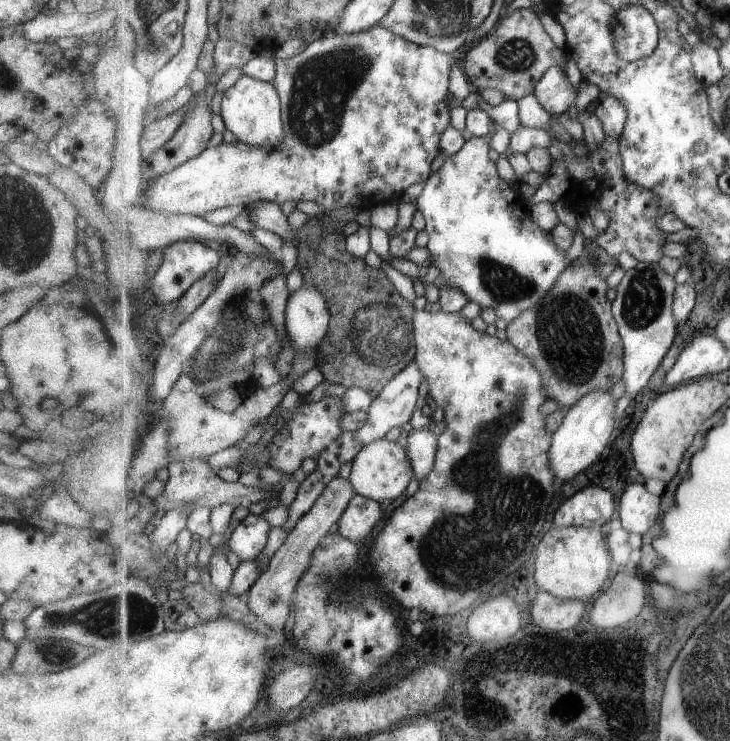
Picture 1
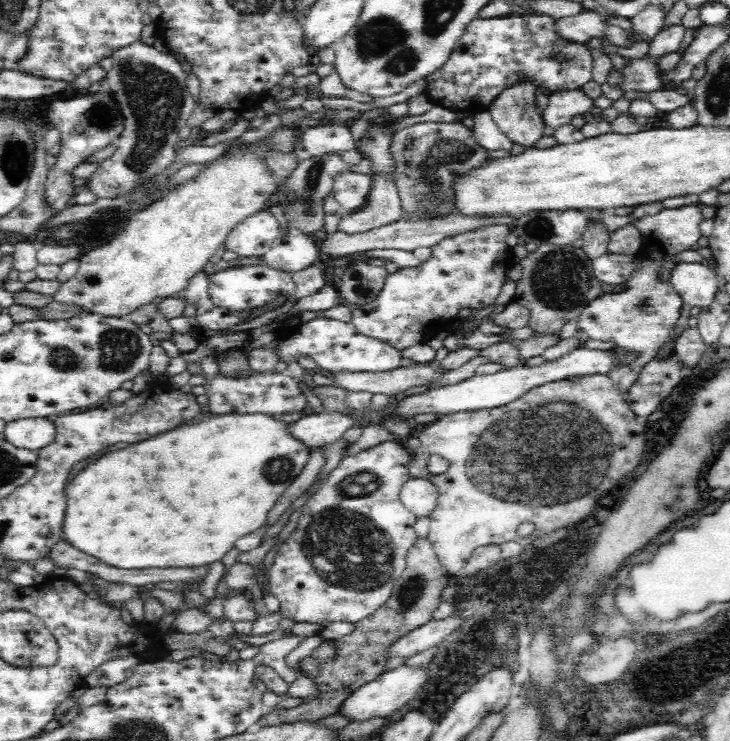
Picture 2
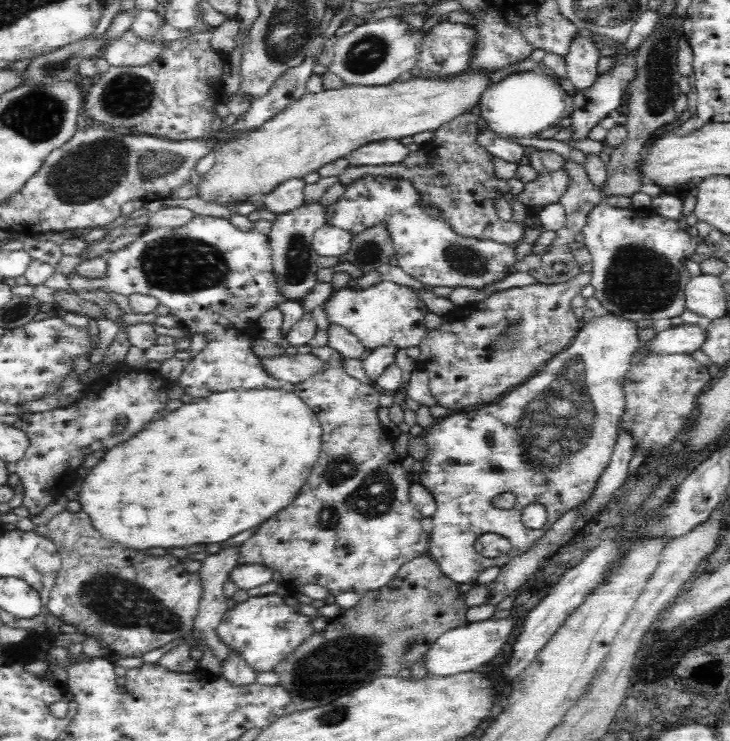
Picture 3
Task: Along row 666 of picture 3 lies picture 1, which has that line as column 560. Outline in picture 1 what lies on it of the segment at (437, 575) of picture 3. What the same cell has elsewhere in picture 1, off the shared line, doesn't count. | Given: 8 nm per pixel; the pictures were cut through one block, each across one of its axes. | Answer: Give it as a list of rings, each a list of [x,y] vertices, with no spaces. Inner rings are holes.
[[[590,249],[582,250],[539,308],[525,310],[508,324],[507,339],[539,370],[547,398],[568,411],[595,390],[609,392],[625,373],[624,344],[607,298],[607,280],[597,274]]]

